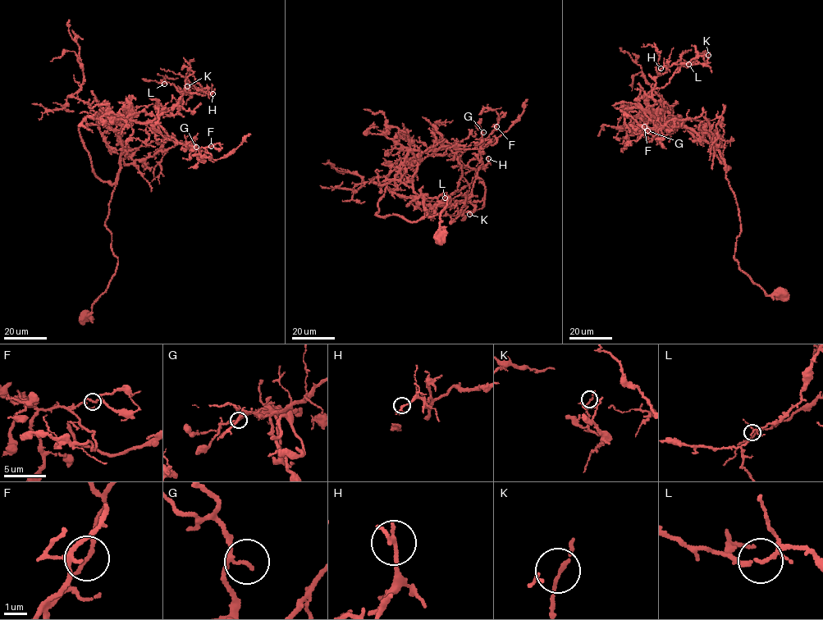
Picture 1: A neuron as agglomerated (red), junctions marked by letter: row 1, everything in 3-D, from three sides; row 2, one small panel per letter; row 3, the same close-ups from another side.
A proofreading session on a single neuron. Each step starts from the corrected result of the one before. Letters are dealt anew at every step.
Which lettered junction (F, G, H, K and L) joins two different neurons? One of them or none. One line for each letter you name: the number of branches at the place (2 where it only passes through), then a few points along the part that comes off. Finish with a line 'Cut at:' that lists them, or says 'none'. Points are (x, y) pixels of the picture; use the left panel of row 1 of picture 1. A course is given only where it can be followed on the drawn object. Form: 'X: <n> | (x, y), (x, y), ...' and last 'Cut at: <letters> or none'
Cut at: none

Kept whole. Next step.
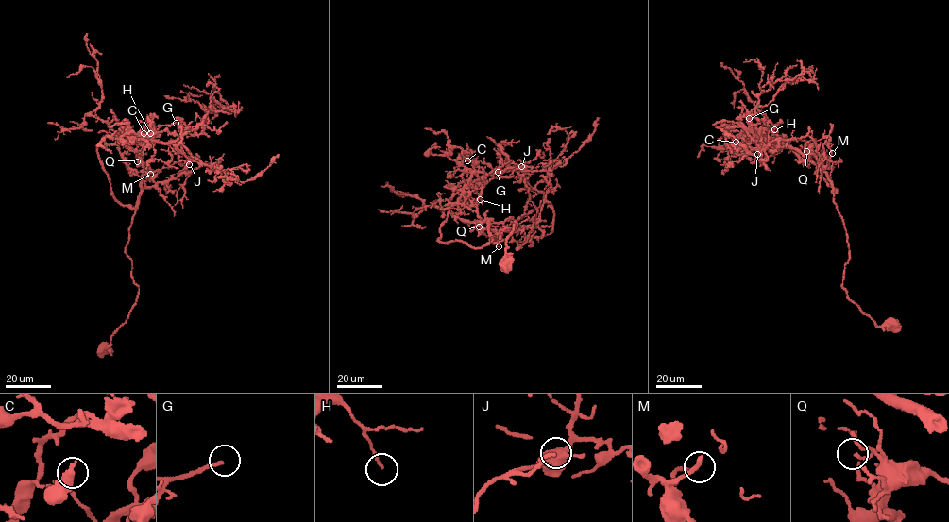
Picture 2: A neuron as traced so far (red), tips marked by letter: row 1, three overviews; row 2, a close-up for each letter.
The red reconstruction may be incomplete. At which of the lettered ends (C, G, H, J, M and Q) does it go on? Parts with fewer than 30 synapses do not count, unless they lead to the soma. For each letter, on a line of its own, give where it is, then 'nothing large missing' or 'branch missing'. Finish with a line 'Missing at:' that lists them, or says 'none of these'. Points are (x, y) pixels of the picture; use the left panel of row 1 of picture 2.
C: at (144, 133); nothing large missing
G: at (176, 123); nothing large missing
H: at (150, 133); nothing large missing
J: at (189, 164); branch missing
M: at (150, 174); branch missing
Q: at (137, 161); nothing large missing
Missing at: J, M

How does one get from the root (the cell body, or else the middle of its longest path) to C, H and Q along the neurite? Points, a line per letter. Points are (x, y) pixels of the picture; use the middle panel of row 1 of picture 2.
C: (504, 265), (516, 222), (504, 241), (491, 241), (478, 215), (479, 167), (467, 160)
H: (504, 265), (516, 222), (507, 238), (494, 243), (478, 215), (480, 182), (480, 199)
Q: (504, 265), (506, 237), (516, 222), (507, 238), (497, 243), (488, 226), (501, 222), (499, 234), (479, 227)

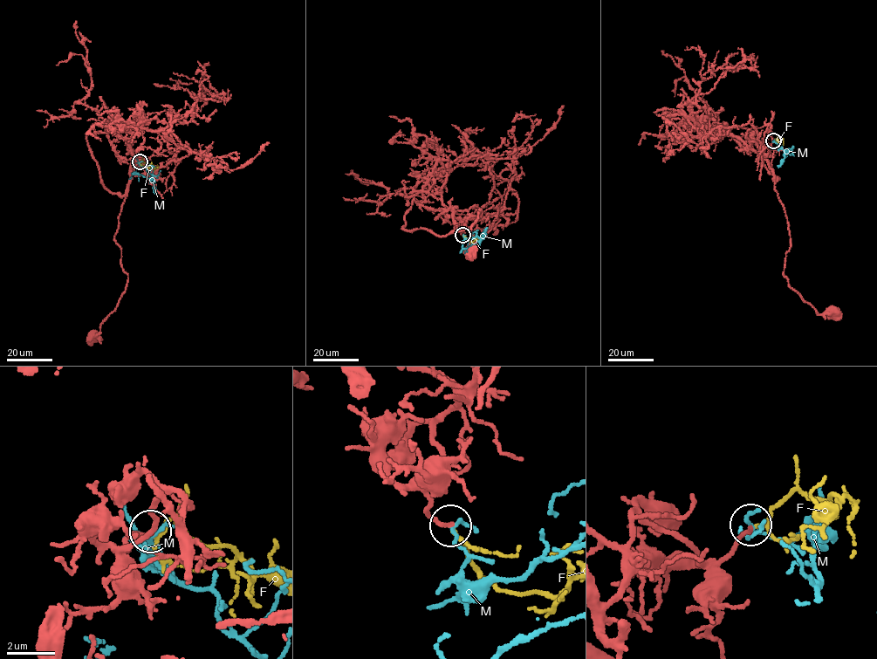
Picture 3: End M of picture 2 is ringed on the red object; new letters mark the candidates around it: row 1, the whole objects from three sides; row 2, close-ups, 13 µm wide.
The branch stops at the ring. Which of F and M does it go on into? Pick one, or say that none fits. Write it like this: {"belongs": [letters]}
{"belongs": ["F"]}

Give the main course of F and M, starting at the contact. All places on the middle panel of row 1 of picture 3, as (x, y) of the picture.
F: (463, 235), (466, 240), (472, 242), (480, 234)
M: (462, 235), (468, 240), (481, 238), (460, 252)

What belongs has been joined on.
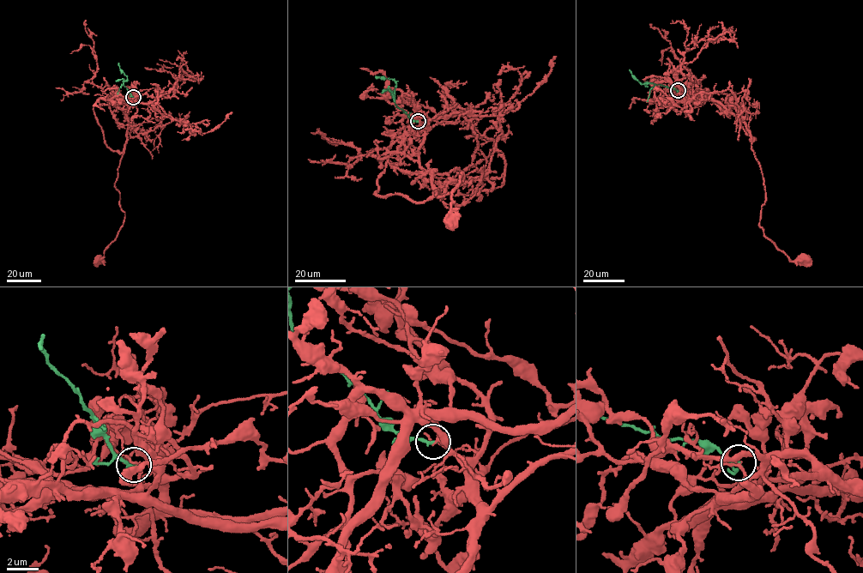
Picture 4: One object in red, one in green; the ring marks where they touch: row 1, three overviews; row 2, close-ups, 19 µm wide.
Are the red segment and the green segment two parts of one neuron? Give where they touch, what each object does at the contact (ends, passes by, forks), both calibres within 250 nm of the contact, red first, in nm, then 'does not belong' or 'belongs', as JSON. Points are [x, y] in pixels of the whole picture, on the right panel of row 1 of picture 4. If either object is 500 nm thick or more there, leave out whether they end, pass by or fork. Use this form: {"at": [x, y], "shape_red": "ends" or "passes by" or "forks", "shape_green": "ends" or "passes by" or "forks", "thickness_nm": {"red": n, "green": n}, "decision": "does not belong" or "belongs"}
{"at": [678, 90], "shape_red": "passes by", "shape_green": "ends", "thickness_nm": {"red": 140, "green": 200}, "decision": "does not belong"}

